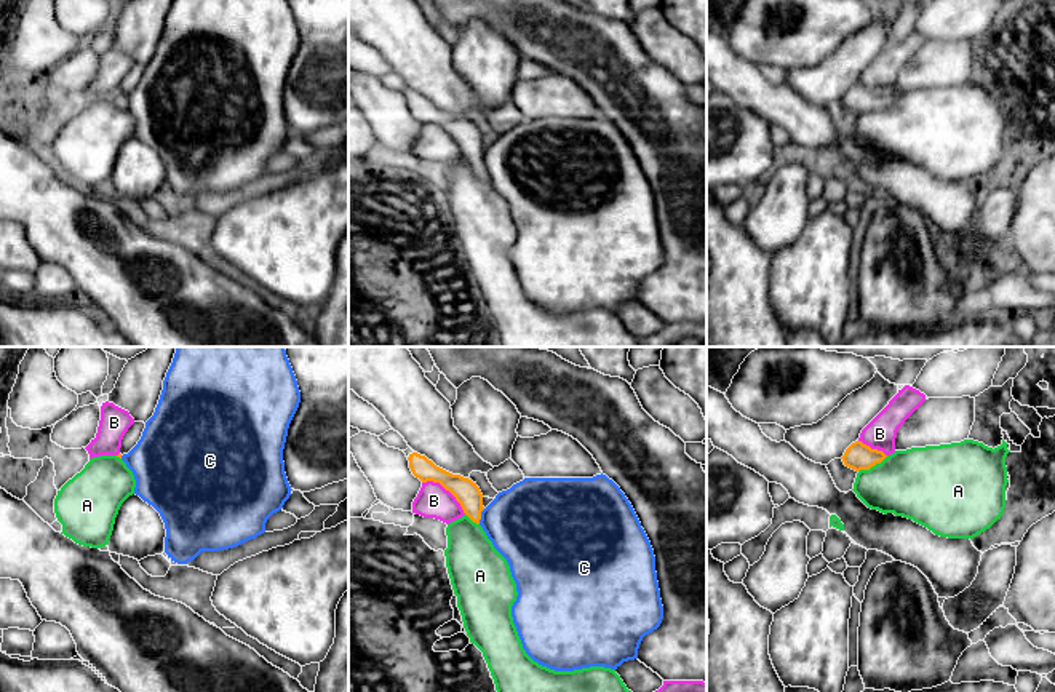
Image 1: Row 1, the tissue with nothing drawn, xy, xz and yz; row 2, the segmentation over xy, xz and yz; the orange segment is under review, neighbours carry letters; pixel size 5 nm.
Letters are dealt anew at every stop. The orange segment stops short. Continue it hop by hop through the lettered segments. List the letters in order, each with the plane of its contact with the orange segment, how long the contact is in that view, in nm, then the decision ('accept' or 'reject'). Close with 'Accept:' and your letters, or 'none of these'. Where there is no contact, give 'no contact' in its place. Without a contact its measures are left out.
A: meets orange in yz; contact 170 nm long; reject
B: meets orange in xz; contact 280 nm long; reject
C: meets orange in xz; contact 90 nm long; reject
Accept: none of these

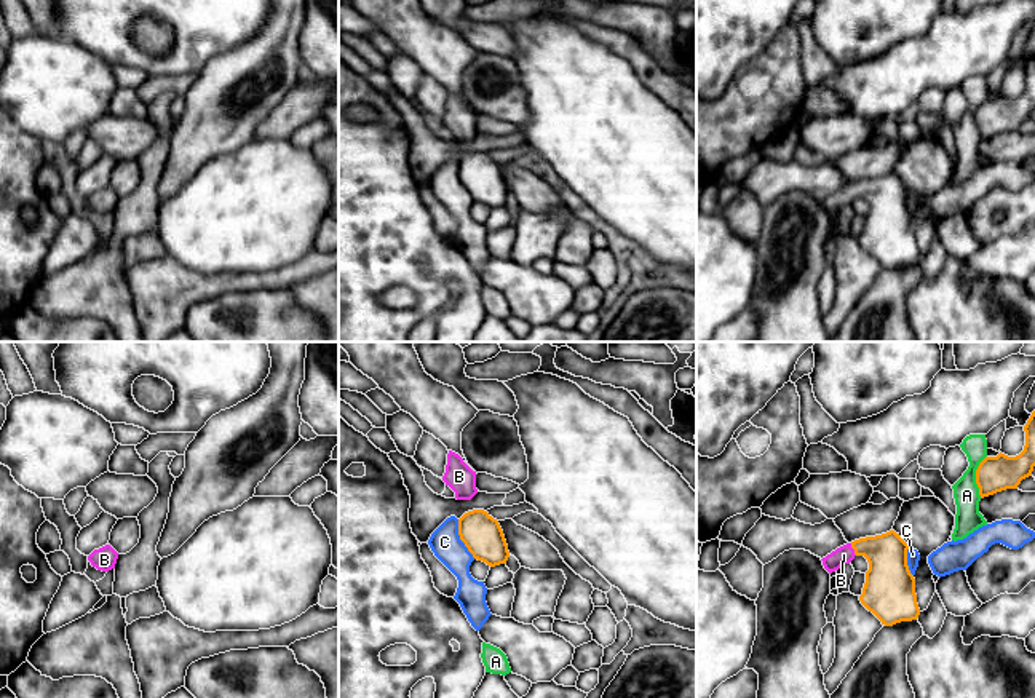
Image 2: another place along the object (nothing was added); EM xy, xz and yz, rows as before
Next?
A: meets orange in yz; contact 220 nm long; reject
B: meets orange in yz; contact 70 nm long; accept
C: meets orange in xz; contact 220 nm long; reject
Accept: B

